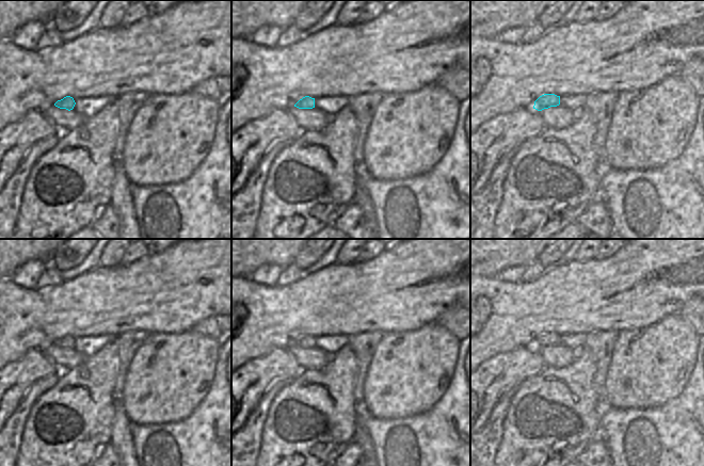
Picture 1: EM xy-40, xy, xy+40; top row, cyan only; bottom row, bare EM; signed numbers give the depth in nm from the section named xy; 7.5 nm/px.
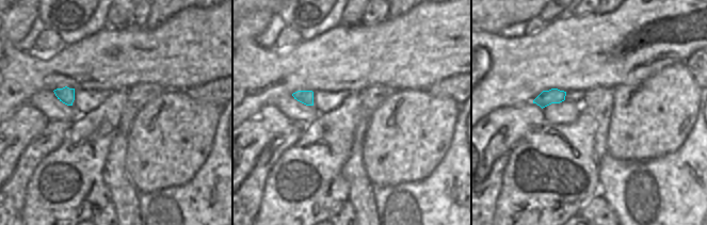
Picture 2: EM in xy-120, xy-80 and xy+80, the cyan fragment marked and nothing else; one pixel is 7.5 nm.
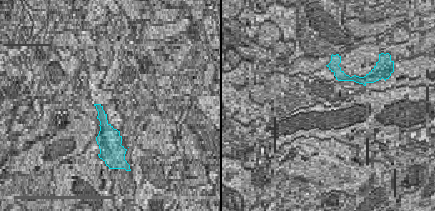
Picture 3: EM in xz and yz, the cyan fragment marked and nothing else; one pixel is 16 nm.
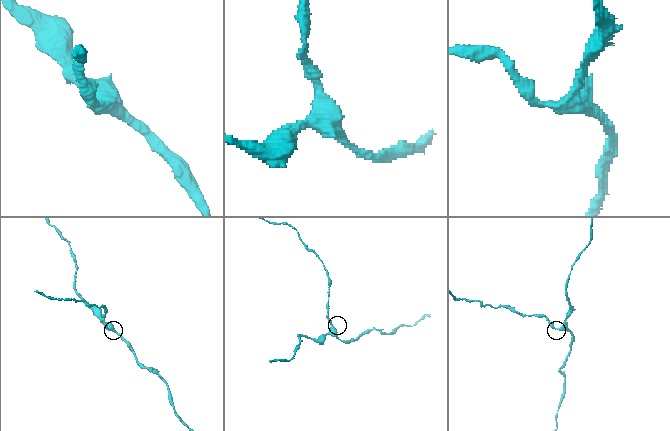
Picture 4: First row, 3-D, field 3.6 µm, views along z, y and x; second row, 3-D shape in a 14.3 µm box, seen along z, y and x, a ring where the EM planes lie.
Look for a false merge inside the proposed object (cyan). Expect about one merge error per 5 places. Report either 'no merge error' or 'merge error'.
merge error

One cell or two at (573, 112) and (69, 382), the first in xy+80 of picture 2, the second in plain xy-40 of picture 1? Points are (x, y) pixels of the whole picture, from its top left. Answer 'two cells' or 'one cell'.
two cells

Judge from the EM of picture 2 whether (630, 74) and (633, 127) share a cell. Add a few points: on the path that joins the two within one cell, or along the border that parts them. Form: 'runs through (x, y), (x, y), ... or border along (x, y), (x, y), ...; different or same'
border along (654, 74), (638, 83), (617, 85), (614, 89); different

